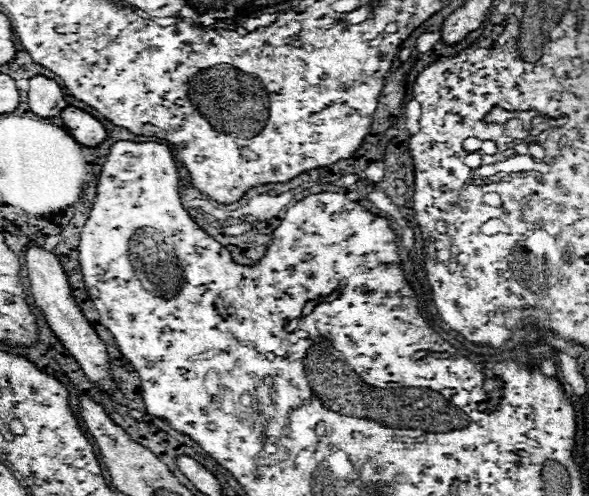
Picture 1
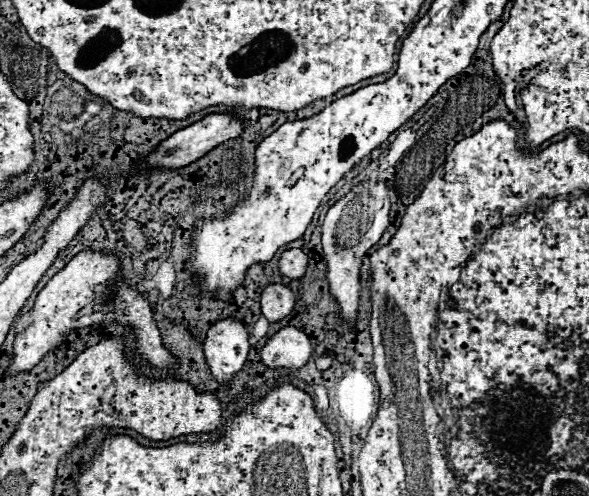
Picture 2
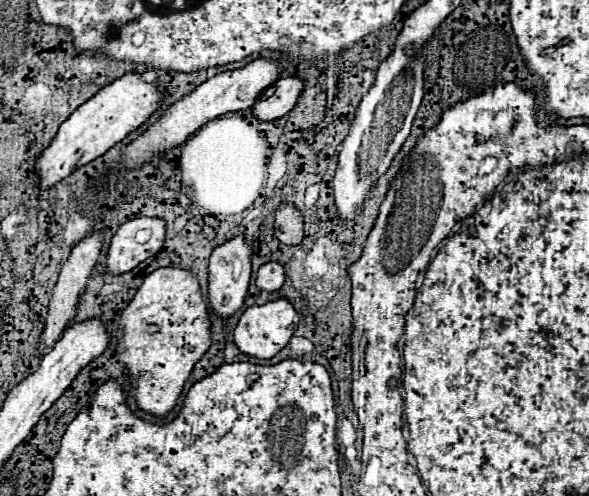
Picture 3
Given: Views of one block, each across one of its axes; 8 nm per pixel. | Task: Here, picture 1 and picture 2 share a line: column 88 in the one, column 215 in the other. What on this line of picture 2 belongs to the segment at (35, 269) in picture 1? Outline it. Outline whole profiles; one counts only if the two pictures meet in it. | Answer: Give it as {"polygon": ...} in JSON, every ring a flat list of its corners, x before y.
{"polygon":[[232,318,216,322,208,330,204,352,212,376,218,380,220,386,226,386,230,378,236,376,248,360,250,342,246,326]]}

